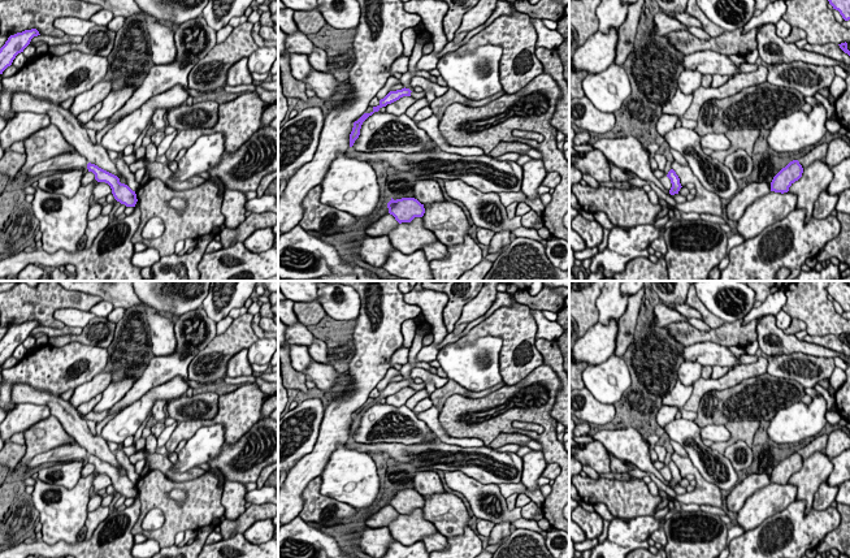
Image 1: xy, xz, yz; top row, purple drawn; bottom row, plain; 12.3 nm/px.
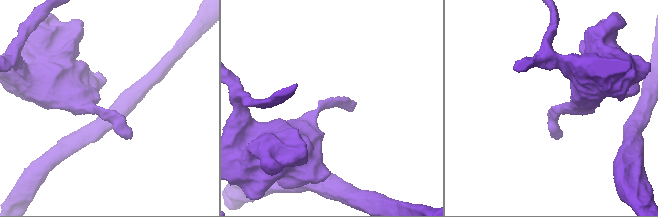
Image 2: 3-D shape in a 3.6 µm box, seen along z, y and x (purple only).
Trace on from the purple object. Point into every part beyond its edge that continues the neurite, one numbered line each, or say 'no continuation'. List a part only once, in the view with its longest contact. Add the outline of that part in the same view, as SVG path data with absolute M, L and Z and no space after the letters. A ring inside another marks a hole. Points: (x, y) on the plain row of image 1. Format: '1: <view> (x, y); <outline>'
no continuation

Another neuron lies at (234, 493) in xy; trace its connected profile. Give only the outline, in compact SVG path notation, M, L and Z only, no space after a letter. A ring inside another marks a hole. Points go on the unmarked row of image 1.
M225 481L222 492L222 506L225 509L225 519L235 520L246 511L246 494L244 484L238 481Z

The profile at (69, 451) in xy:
M65 444L45 453L35 455L27 463L27 471L31 471L39 466L43 467L53 463L65 463L71 460L81 460L84 467L88 462L87 455L87 450L83 446L78 444Z

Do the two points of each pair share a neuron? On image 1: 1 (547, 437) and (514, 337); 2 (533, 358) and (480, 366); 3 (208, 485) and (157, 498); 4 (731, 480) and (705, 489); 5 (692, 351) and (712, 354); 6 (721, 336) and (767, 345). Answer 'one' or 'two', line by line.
1: two
2: two
3: one
4: two
5: one
6: two

